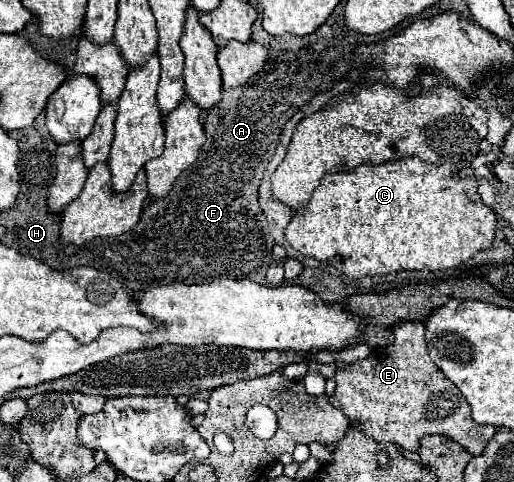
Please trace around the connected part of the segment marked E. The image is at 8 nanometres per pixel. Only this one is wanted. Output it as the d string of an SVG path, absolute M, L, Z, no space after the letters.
M419 322L397 324L393 334L395 342L391 346L375 348L369 358L337 370L337 388L331 396L331 404L341 408L355 428L377 442L389 440L401 444L409 452L419 452L421 438L439 434L455 440L473 456L479 456L495 428L471 420L471 410L467 408L463 394L429 358L425 326Z

